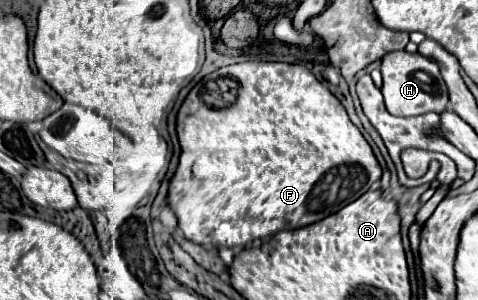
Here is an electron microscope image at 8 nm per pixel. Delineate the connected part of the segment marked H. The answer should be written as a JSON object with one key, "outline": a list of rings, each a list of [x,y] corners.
{"outline":[[[407,50],[389,52],[381,60],[381,74],[383,74],[383,86],[381,92],[385,96],[385,106],[393,116],[417,116],[425,112],[443,112],[447,108],[449,96],[447,86],[439,74],[439,68],[435,62],[421,54],[411,54]]]}

